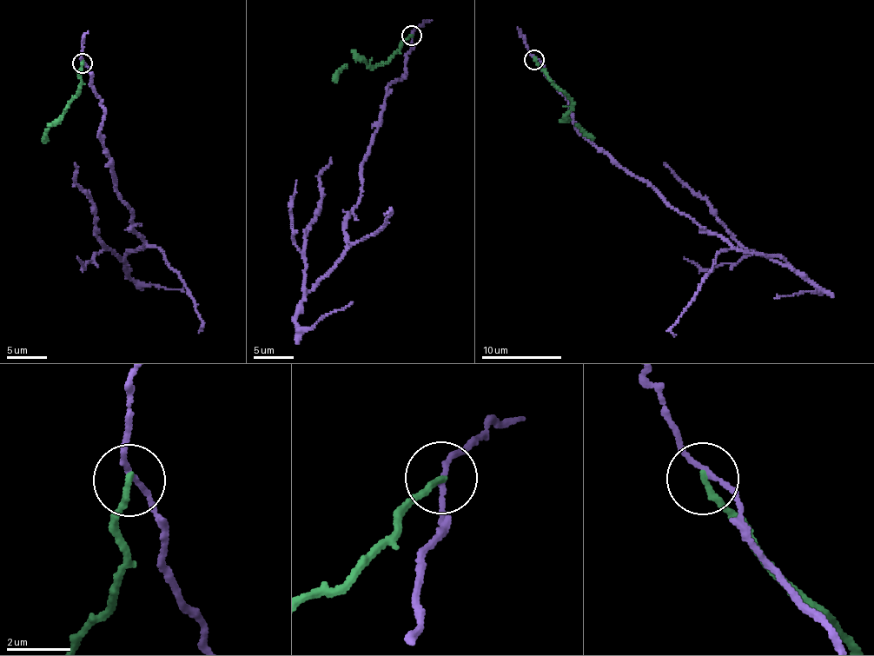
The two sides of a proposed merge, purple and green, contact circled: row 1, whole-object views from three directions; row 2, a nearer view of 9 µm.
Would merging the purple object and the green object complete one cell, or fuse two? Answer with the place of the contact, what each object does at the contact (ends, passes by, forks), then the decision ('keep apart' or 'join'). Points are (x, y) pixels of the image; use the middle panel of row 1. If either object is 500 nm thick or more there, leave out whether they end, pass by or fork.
place (411, 36); purple passes by; green ends; keep apart

